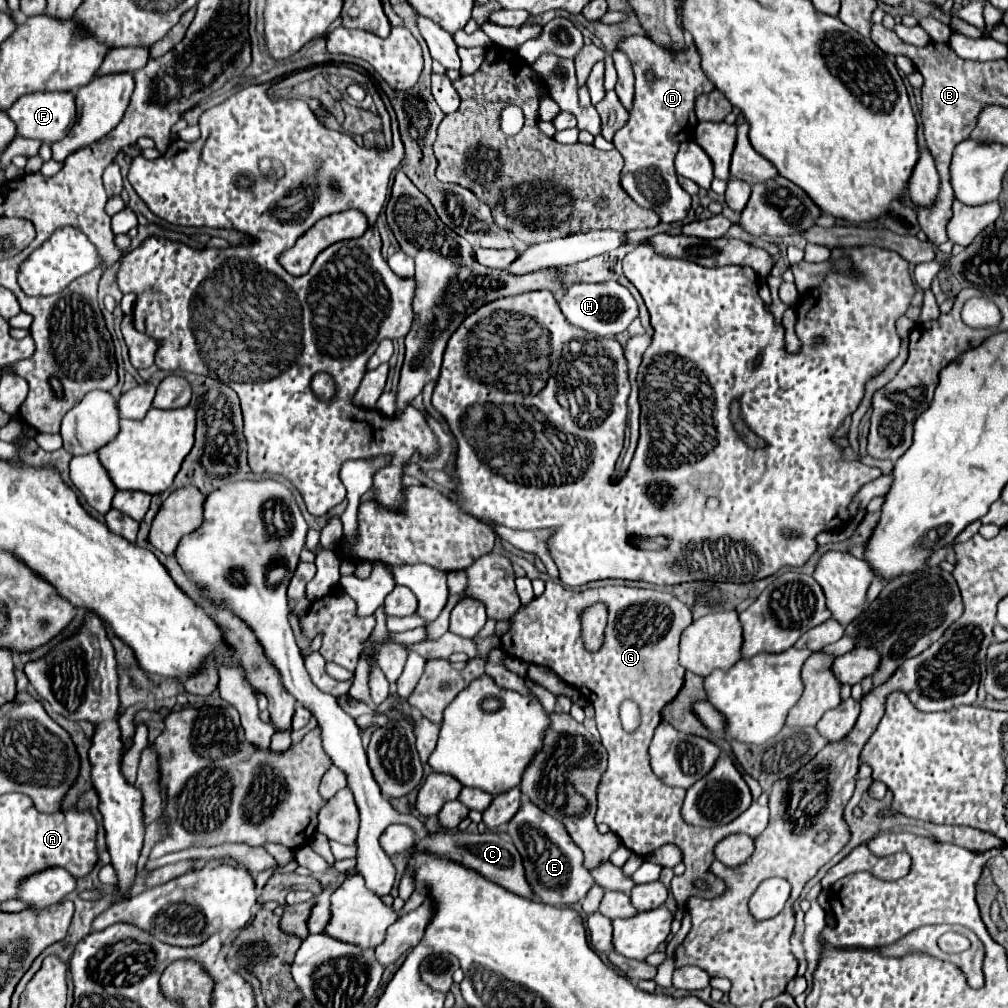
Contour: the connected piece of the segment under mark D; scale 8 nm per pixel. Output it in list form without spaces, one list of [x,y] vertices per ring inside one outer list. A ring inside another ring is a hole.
[[[628,36],[620,42],[620,48],[628,54],[636,76],[636,100],[630,110],[630,118],[626,126],[615,133],[612,141],[624,156],[622,188],[636,204],[654,210],[662,222],[678,222],[686,218],[690,210],[690,196],[678,186],[674,156],[680,142],[692,140],[698,124],[694,114],[696,98],[712,92],[714,84],[704,76],[700,56],[694,56],[688,50],[678,56],[670,56],[644,36]],[[650,72],[654,74],[652,82],[648,80]]]

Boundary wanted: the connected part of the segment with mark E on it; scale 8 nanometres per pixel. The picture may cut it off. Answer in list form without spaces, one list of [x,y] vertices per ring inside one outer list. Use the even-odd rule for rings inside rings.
[[[530,800],[522,802],[520,810],[508,822],[508,836],[520,852],[526,868],[526,878],[534,888],[534,894],[544,904],[576,904],[592,888],[594,878],[582,868],[582,850],[570,840],[568,830],[550,814],[544,814]]]

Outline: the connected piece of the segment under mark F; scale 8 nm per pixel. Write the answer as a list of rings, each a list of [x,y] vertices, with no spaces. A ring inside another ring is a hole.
[[[34,92],[18,98],[18,102],[8,110],[8,116],[18,128],[18,136],[36,138],[44,144],[54,144],[62,140],[68,132],[70,122],[76,118],[76,104],[72,92]]]

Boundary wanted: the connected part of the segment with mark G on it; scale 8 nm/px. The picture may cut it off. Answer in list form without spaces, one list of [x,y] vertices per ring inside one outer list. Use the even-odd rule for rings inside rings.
[[[548,580],[544,594],[534,598],[530,604],[520,606],[510,622],[510,630],[500,638],[504,652],[528,664],[548,666],[566,684],[576,686],[596,708],[600,740],[608,750],[608,768],[602,774],[596,790],[596,824],[608,824],[610,830],[622,838],[622,844],[638,856],[648,856],[666,842],[674,842],[676,846],[680,846],[686,870],[682,875],[675,875],[670,883],[670,892],[674,894],[678,904],[684,904],[690,896],[720,896],[724,892],[722,880],[714,874],[710,874],[708,878],[710,864],[714,862],[716,842],[734,832],[760,836],[768,824],[770,810],[754,802],[746,812],[742,812],[726,826],[690,826],[682,818],[686,790],[662,784],[650,768],[648,744],[656,726],[660,724],[660,710],[670,700],[674,700],[684,680],[684,668],[678,664],[678,640],[682,630],[692,624],[690,610],[670,592],[632,586],[570,590]],[[596,600],[604,600],[608,604],[610,624],[606,630],[602,652],[594,654],[582,648],[578,612],[594,604]],[[624,700],[632,700],[638,704],[640,720],[646,728],[646,734],[630,734],[622,728],[620,704]],[[696,880],[706,882],[708,888],[700,890],[696,886]]]

